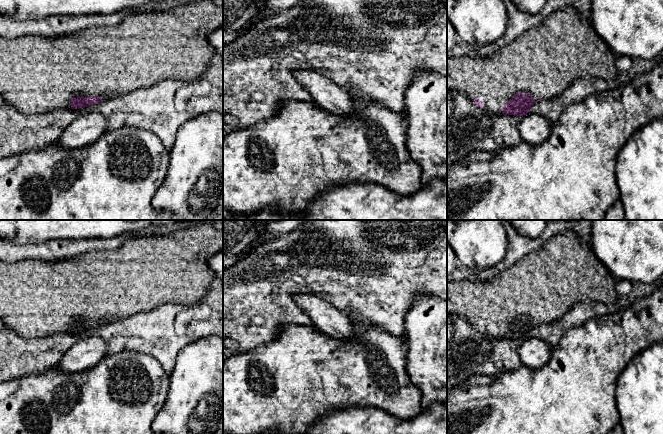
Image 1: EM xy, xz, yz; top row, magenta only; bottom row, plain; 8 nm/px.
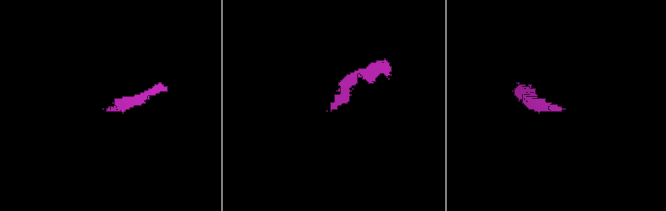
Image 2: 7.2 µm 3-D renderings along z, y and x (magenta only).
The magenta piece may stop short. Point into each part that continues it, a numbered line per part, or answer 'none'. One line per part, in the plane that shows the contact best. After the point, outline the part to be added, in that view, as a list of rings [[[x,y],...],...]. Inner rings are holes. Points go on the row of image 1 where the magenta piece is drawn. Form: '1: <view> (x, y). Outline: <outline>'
1: yz (544, 61). Outline: [[[567,6],[562,9],[558,9],[552,12],[540,25],[536,28],[532,28],[522,34],[520,37],[516,38],[510,44],[502,47],[490,57],[487,58],[473,58],[470,56],[460,56],[447,58],[447,89],[451,90],[453,93],[465,94],[470,101],[473,102],[475,98],[479,101],[484,101],[485,104],[482,106],[484,110],[493,111],[495,114],[502,114],[502,107],[516,94],[516,93],[529,93],[531,97],[534,98],[534,103],[538,103],[538,99],[543,100],[550,99],[560,95],[568,86],[573,84],[576,80],[580,78],[590,77],[602,78],[605,81],[614,80],[618,78],[619,71],[616,67],[616,55],[612,52],[608,44],[598,35],[594,30],[590,20],[582,20],[580,18],[580,13],[573,7]]]

